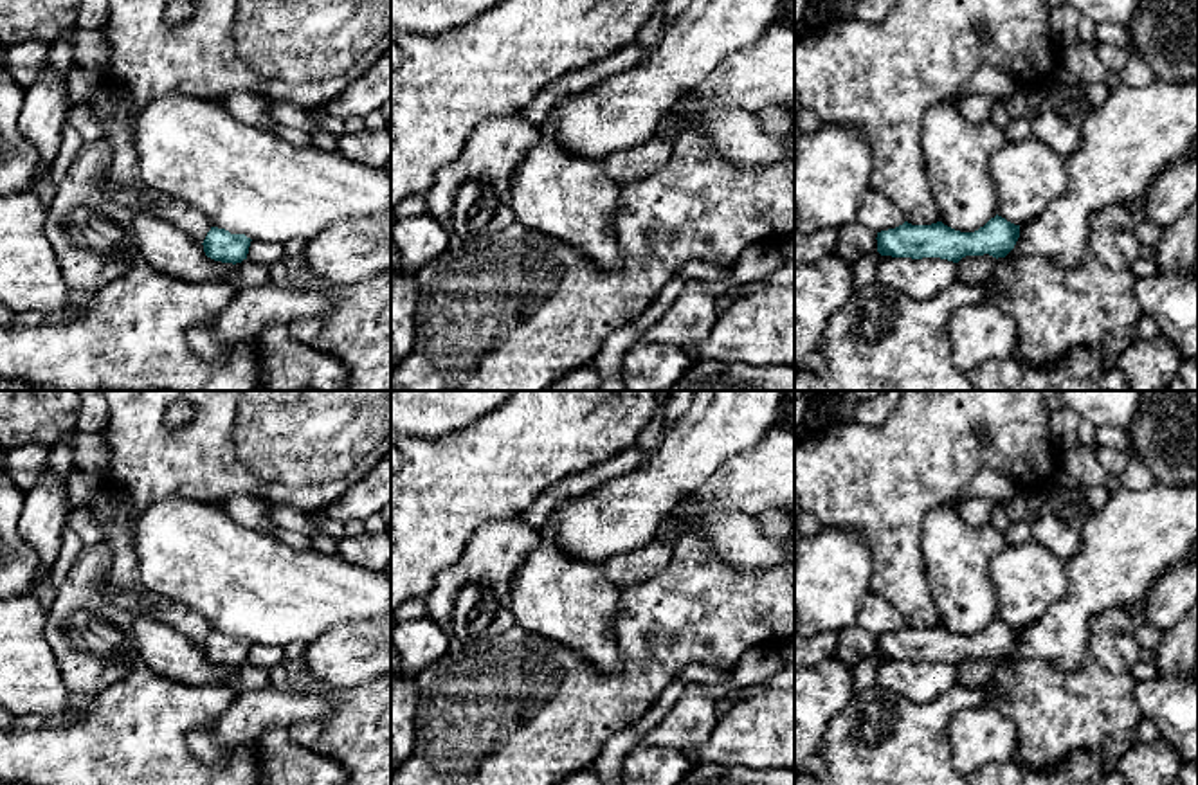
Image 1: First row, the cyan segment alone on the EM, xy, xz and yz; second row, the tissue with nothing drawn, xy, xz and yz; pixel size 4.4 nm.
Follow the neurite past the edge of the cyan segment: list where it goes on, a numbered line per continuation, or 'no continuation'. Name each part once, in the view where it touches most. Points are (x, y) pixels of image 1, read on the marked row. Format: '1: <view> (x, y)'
no continuation

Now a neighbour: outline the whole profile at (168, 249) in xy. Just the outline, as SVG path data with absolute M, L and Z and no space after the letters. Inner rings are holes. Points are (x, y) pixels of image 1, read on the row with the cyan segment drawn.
M139 211L133 232L139 256L155 270L193 283L229 283L234 265L207 257L204 245L173 223Z

